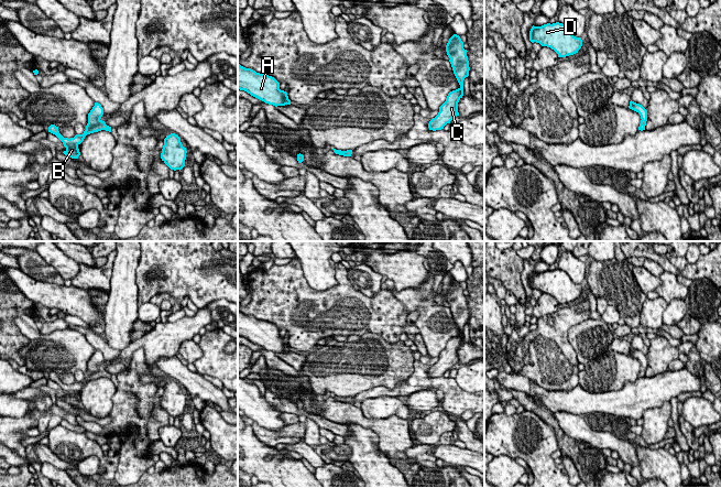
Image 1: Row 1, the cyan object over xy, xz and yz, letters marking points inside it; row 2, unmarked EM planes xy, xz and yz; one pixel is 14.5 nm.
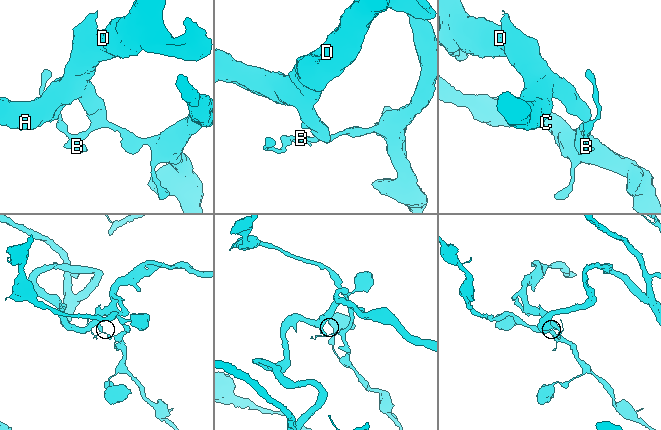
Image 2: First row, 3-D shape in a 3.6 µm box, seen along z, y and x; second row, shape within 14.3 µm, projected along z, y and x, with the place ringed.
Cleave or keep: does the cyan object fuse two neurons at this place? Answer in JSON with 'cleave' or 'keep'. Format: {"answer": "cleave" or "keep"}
{"answer": "cleave"}

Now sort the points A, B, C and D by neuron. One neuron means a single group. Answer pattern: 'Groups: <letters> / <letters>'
Groups: A B D / C

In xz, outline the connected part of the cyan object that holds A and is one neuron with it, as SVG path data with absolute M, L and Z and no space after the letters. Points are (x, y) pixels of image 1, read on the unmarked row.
M238 311L238 336L275 354L291 351L287 339L280 336L280 329L274 324L256 319L240 311Z

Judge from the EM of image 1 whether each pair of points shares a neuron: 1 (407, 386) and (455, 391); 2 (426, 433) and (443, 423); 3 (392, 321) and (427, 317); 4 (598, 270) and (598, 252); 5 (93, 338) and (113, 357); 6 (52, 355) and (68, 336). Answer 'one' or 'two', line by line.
1: one
2: one
3: two
4: two
5: one
6: one

